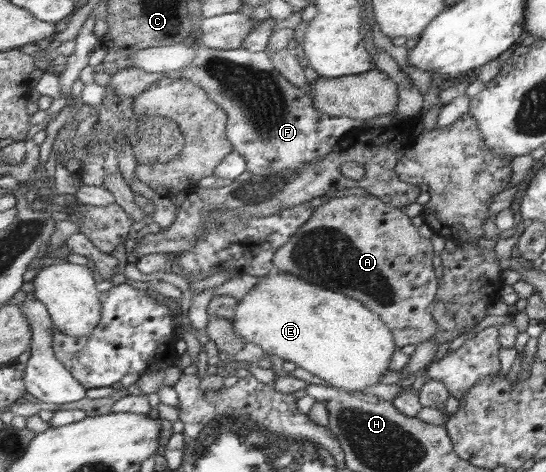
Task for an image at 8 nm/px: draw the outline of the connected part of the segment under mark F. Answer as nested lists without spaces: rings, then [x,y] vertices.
[[[196,44],[193,63],[180,72],[185,80],[203,87],[209,98],[226,112],[226,136],[234,146],[234,151],[244,155],[247,161],[246,172],[255,178],[270,178],[286,171],[300,170],[301,166],[330,153],[342,134],[349,134],[352,129],[365,124],[362,119],[330,117],[314,110],[313,100],[306,94],[306,89],[290,83],[273,66],[273,60],[266,50],[256,53],[244,48],[216,50]]]

